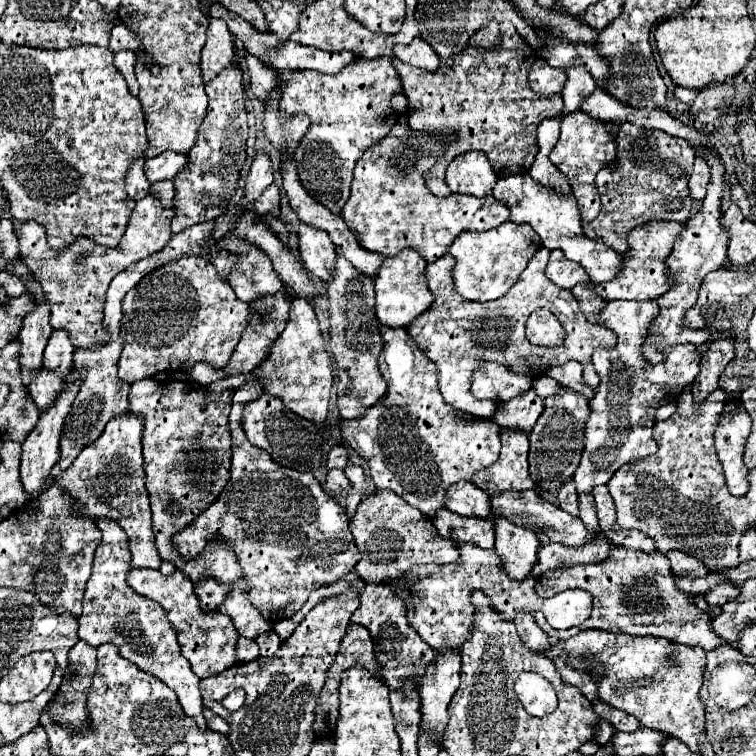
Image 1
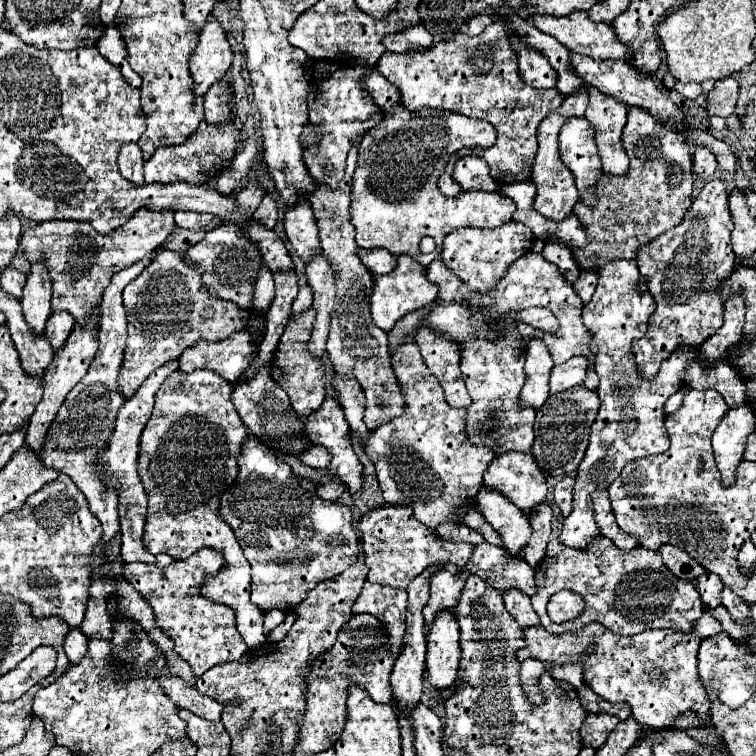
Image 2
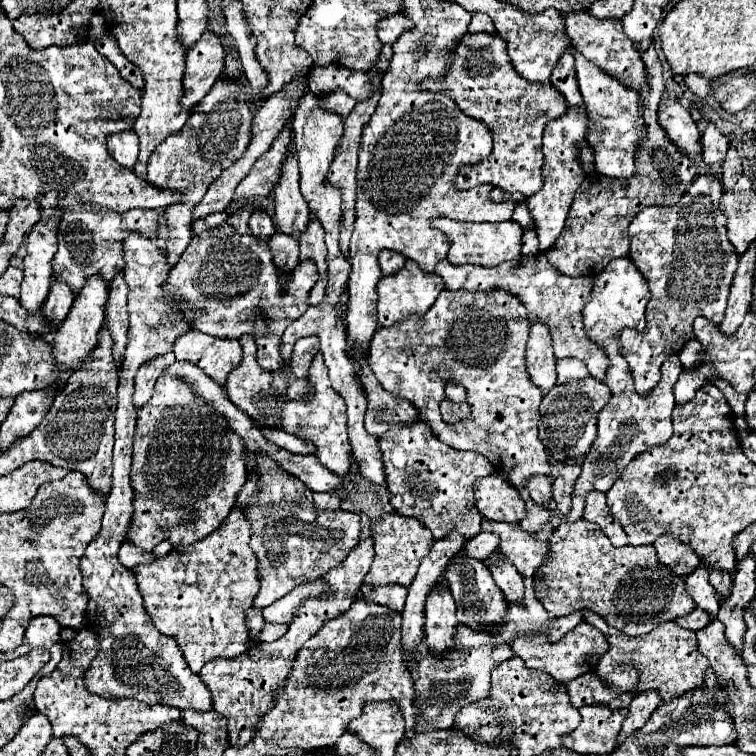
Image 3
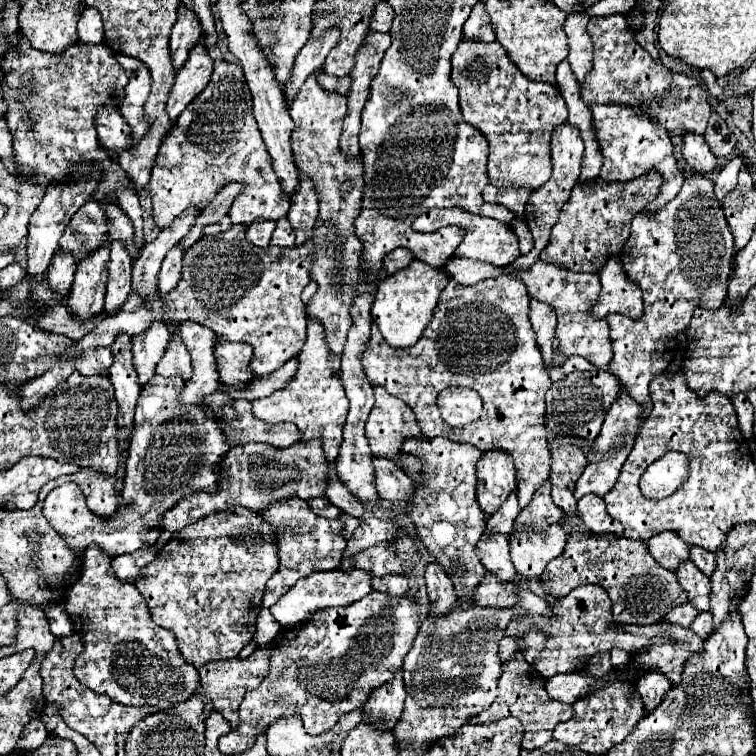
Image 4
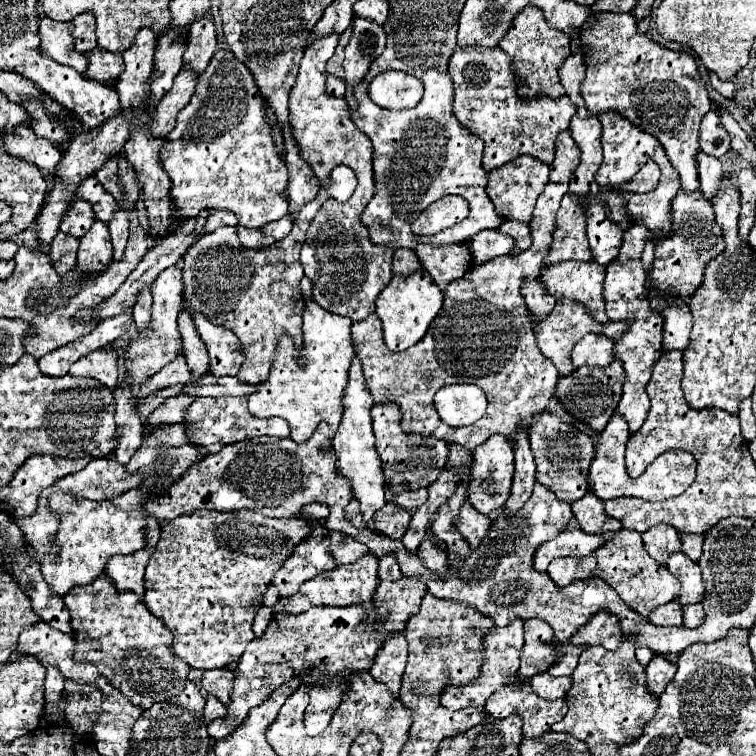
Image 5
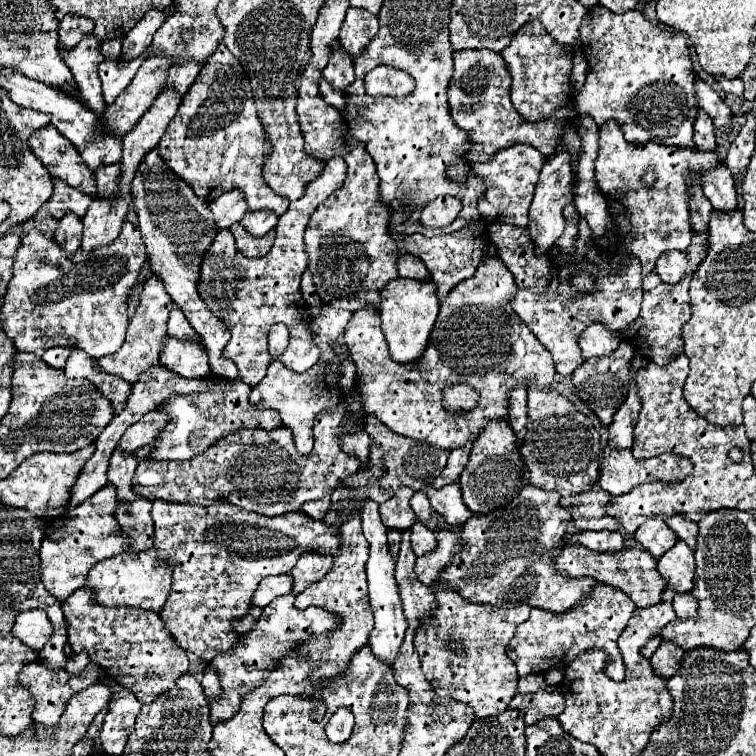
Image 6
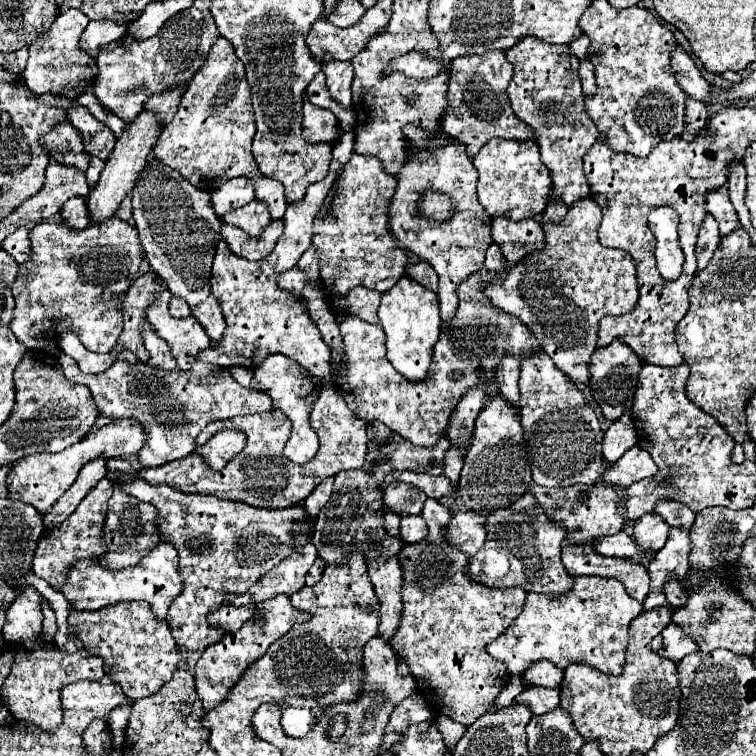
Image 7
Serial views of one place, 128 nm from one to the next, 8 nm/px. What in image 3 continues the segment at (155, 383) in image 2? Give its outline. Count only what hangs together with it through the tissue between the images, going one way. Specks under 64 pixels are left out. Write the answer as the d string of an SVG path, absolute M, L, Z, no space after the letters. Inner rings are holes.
M166 352L162 356L156 356L154 360L148 360L146 364L142 364L136 372L136 380L134 380L134 402L136 408L140 408L140 404L144 404L144 400L150 400L152 392L154 392L154 382L156 378L174 362L174 352ZM122 544L120 546L120 552L118 552L118 560L124 568L132 570L136 564L146 564L146 562L152 562L156 556L150 552L144 552L140 548L132 548L130 544Z

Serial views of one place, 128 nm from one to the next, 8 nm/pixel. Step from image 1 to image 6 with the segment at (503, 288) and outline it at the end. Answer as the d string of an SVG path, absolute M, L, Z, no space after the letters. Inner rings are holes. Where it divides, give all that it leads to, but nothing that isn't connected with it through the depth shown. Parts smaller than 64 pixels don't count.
M440 196L424 208L420 222L432 228L440 228L450 224L458 216L458 212L460 212L460 200L456 200L454 196Z

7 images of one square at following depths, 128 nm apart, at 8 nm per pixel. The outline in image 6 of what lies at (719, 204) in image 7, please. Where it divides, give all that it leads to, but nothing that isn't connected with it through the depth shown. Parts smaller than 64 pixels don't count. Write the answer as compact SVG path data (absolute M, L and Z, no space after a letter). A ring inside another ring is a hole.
M724 164L716 168L716 172L710 172L708 176L704 176L702 188L704 188L704 196L710 200L716 212L728 214L738 208L738 202L736 202L738 194L736 194L734 178L728 172L728 168L724 168Z

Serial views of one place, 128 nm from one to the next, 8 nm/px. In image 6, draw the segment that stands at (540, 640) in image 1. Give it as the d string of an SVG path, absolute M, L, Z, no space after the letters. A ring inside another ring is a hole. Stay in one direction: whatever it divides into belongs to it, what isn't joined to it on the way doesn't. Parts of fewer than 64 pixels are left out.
M458 482L454 484L446 484L442 488L434 488L434 486L426 486L424 488L432 508L444 516L444 520L450 524L450 526L462 526L470 516L472 512L468 512L462 496L460 496L460 488L458 488Z

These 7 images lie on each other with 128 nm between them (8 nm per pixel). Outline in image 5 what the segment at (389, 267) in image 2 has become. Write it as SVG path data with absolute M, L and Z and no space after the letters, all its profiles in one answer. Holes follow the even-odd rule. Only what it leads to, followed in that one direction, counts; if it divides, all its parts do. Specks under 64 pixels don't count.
M398 248L394 252L394 262L392 262L392 272L400 274L400 276L410 276L414 272L418 272L422 268L422 264L418 262L414 250L410 248Z

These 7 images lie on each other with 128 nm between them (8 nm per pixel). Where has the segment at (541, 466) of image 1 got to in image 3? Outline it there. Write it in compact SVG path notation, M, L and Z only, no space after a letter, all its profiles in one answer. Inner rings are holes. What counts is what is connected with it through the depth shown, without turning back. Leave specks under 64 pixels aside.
M592 376L584 380L572 380L566 384L556 384L540 404L540 440L548 448L548 456L554 462L566 462L588 454L596 438L598 412L608 404L610 388Z

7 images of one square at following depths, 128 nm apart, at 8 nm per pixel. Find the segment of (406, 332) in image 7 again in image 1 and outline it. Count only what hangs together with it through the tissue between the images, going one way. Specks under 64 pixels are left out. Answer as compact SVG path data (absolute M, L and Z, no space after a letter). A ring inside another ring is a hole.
M404 248L400 254L386 258L380 266L378 276L374 278L376 284L376 318L380 324L388 328L406 328L414 318L418 318L424 310L430 308L434 296L426 284L426 260L414 250Z

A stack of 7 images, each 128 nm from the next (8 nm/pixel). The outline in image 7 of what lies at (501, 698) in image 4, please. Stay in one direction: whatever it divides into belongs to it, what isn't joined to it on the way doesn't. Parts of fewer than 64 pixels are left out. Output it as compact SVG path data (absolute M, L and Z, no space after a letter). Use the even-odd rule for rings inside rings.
M524 688L516 700L518 704L524 704L532 710L532 714L544 714L554 710L560 704L560 690L558 688Z

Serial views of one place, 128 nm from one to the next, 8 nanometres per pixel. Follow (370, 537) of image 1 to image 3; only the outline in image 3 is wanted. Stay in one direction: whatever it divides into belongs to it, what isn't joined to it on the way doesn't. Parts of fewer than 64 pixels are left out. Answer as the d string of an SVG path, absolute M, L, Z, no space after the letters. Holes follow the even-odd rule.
M384 514L370 528L374 536L376 554L368 574L364 576L364 584L384 586L384 584L398 582L402 586L410 586L420 566L420 560L430 552L430 546L432 546L432 534L428 532L428 528L424 528L424 524L420 524L416 518L406 518L400 514ZM482 530L478 536L468 540L466 554L474 556L478 560L486 560L490 554L494 554L498 550L498 542L500 542L500 536L496 532Z

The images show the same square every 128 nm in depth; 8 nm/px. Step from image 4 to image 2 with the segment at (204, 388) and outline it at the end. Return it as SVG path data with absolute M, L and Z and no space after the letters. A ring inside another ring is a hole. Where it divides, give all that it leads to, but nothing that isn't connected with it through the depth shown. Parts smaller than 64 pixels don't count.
M240 330L220 342L200 340L186 348L178 358L180 370L192 372L198 368L212 370L230 382L236 382L248 368L252 354L252 336Z

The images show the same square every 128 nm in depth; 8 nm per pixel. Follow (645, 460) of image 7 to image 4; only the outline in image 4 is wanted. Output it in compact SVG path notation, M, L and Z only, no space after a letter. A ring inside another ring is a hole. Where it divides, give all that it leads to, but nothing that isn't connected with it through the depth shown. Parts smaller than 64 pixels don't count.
M622 390L618 400L610 406L606 420L602 424L602 430L588 452L588 466L584 468L580 480L576 482L576 498L582 498L584 494L606 496L614 488L618 474L620 474L620 468L624 464L624 458L632 450L636 428L640 426L640 422L642 422L642 408L636 402L632 402L632 398Z

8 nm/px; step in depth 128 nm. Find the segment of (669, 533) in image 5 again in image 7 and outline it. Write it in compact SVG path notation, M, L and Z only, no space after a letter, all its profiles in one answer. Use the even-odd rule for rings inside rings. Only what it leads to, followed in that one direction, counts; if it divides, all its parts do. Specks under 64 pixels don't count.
M644 514L634 522L634 540L644 550L660 550L668 538L668 528L668 522L664 522L658 514Z

